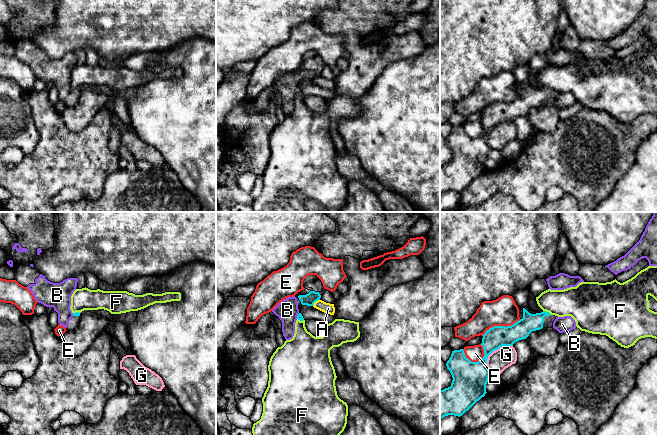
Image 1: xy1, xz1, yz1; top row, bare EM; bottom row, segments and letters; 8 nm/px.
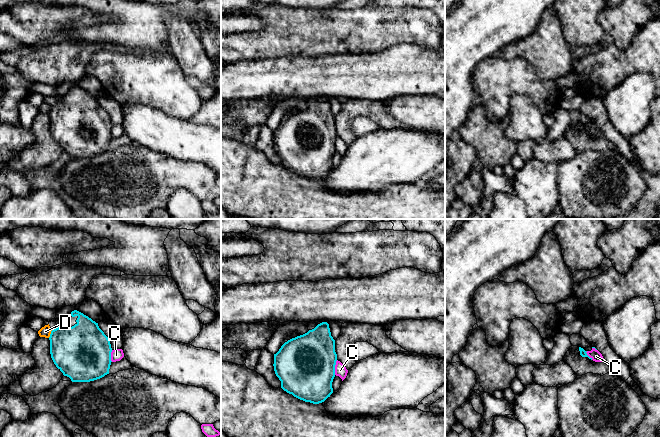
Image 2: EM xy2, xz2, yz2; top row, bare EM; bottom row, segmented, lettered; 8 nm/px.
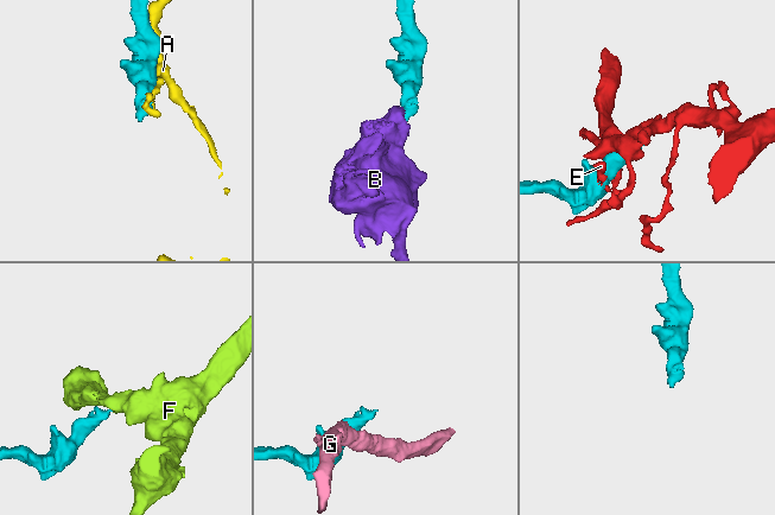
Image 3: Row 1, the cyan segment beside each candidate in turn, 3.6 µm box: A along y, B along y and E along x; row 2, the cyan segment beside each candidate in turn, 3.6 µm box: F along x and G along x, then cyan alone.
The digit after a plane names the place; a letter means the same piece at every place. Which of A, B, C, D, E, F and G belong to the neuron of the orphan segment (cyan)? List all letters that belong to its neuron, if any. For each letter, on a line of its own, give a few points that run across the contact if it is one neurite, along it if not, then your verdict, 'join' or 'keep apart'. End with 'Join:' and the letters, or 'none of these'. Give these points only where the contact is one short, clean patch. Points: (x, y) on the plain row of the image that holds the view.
A: keep apart
B: line xz1 (299, 93), (297, 92), (287, 86); join
C: keep apart
D: line xy2 (52, 106), (48, 113); keep apart
E: keep apart
F: line yz1 (543, 86), (551, 90); keep apart
G: line yz1 (512, 121), (502, 121), (488, 132), (487, 144), (490, 148); keep apart
Join: B

